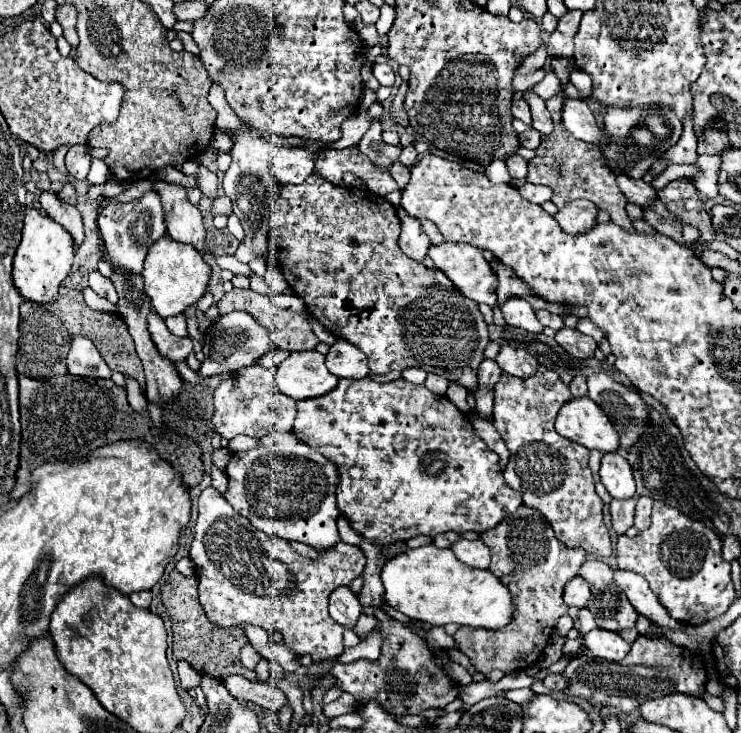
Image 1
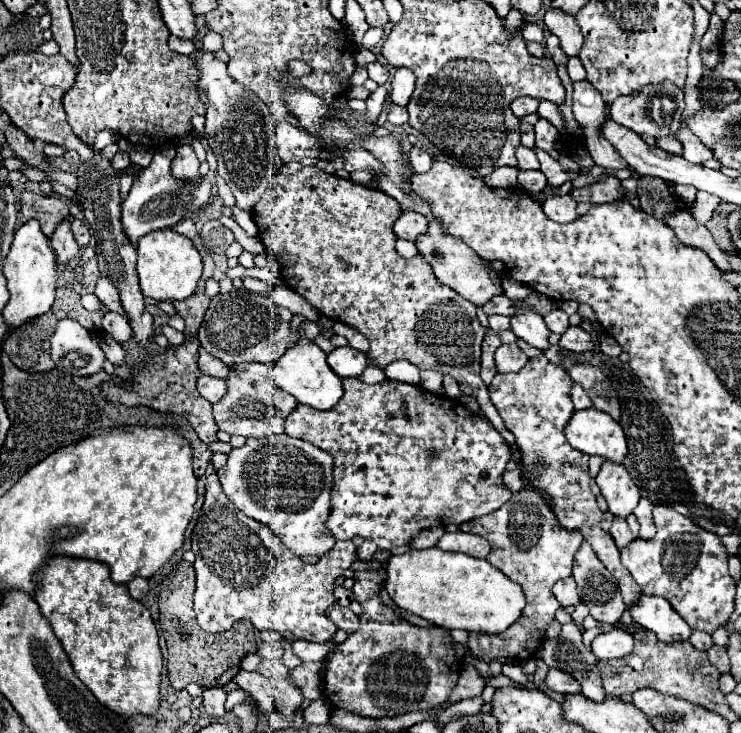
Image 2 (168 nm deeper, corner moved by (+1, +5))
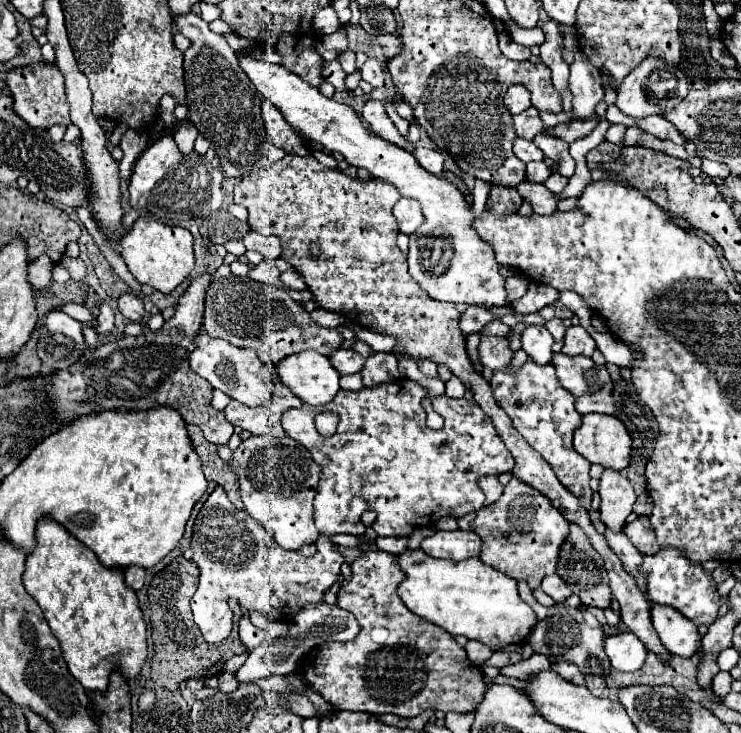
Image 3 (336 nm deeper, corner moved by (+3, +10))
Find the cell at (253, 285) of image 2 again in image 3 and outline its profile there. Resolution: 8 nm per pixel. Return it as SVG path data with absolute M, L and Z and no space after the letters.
M262 261L248 275L252 281L262 281L262 283L270 283L270 285L278 285L278 287L286 289L286 285L282 285L282 281L280 281L280 271L276 269L276 265L272 265L268 261Z

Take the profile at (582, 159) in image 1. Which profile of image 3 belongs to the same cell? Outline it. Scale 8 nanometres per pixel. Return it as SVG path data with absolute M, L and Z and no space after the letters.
M550 19L542 25L542 31L544 31L546 39L540 45L540 57L542 57L544 65L552 71L552 83L564 99L564 111L570 111L572 97L570 97L570 89L568 89L568 65L562 59L562 33L558 29L558 23L550 21Z

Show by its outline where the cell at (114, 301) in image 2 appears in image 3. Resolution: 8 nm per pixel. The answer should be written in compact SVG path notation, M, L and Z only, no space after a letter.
M124 291L122 295L118 295L116 303L118 303L118 311L120 311L126 319L138 321L140 317L144 317L144 303L142 303L142 299L138 299L134 293Z

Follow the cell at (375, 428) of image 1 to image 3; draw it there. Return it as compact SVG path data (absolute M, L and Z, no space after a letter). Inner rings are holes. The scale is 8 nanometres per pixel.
M398 379L392 383L362 387L360 391L340 389L340 393L334 397L334 401L330 401L330 405L302 405L284 411L284 431L292 439L302 443L306 449L310 449L314 461L318 461L318 465L322 467L318 493L314 497L314 521L320 535L362 535L366 529L362 523L364 511L376 511L376 521L372 527L378 537L410 535L414 527L430 525L446 515L460 519L466 513L480 511L484 507L486 497L478 489L478 477L512 471L514 457L510 457L510 451L498 437L490 417L486 417L486 413L482 413L482 409L474 401L452 399L446 395L434 397L432 405L434 411L444 419L444 427L432 431L426 425L426 411L420 403L424 395L426 391L418 383L410 379ZM324 411L332 411L340 417L338 431L332 437L320 437L314 425L314 417Z

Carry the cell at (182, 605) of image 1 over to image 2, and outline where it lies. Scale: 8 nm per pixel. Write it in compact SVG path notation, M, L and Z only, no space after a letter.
M186 560L178 562L174 572L164 578L160 594L158 594L158 608L160 608L160 628L166 638L168 648L168 682L174 690L182 690L186 684L196 682L202 688L210 686L226 686L240 670L240 662L246 654L256 652L256 638L254 626L246 618L232 624L228 632L222 634L208 634L204 632L194 616L192 610L192 596L194 596L194 566Z

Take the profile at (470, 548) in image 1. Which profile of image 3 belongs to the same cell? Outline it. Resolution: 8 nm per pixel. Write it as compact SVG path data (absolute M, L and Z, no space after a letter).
M436 531L434 535L426 537L420 545L428 555L462 561L468 557L478 557L482 539L472 531Z

